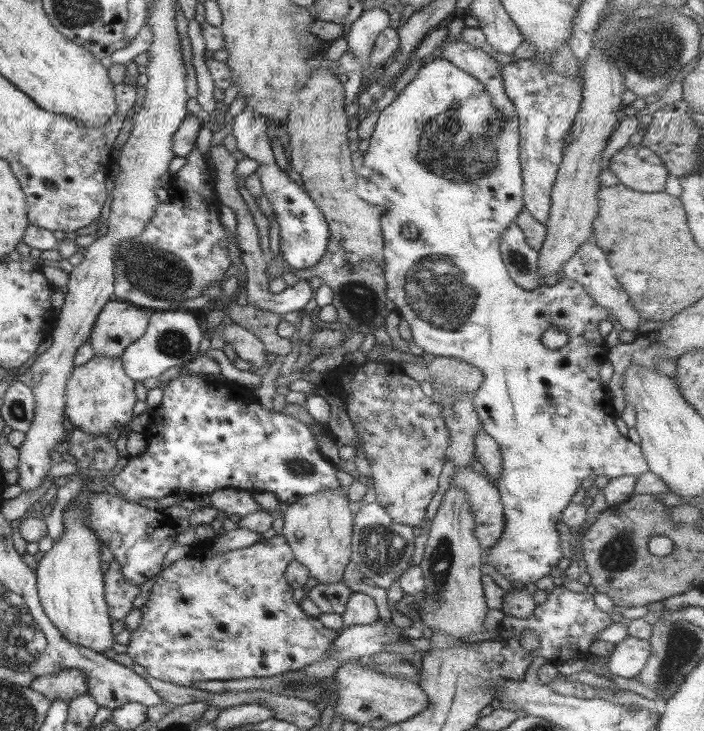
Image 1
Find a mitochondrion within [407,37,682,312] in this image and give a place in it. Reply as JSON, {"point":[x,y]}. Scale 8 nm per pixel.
{"point":[448,147]}

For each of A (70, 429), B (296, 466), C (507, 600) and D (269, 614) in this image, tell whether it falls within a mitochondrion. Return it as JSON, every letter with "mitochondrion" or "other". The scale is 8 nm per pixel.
{"A":"other","B":"mitochondrion","C":"other","D":"other"}

